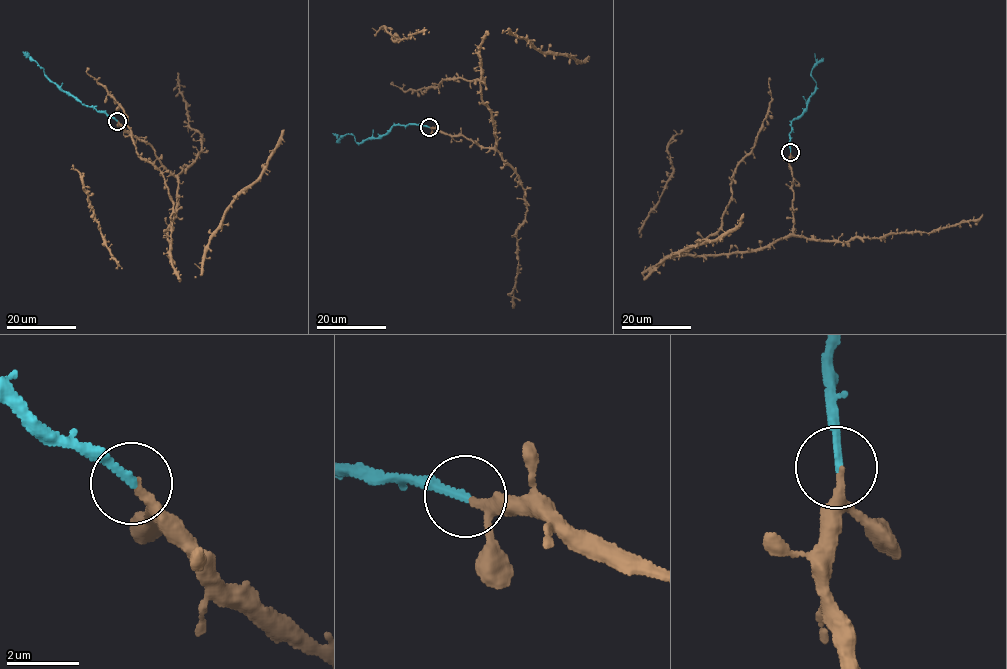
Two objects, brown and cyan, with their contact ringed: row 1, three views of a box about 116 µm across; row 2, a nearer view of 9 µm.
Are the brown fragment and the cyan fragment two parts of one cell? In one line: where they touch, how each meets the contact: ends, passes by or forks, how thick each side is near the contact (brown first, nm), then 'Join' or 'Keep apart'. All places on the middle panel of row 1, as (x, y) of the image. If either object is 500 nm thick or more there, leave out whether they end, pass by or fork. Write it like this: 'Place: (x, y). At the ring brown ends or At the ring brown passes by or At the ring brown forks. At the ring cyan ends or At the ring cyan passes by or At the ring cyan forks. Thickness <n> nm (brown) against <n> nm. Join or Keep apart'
Place: (429, 127). At the ring brown passes by. At the ring cyan ends. Thickness 200 nm (brown) against 200 nm. Join

